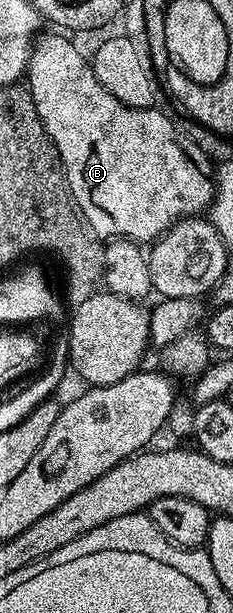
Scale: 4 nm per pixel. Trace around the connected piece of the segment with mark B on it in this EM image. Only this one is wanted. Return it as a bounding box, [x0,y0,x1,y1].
[25,33,216,244]

